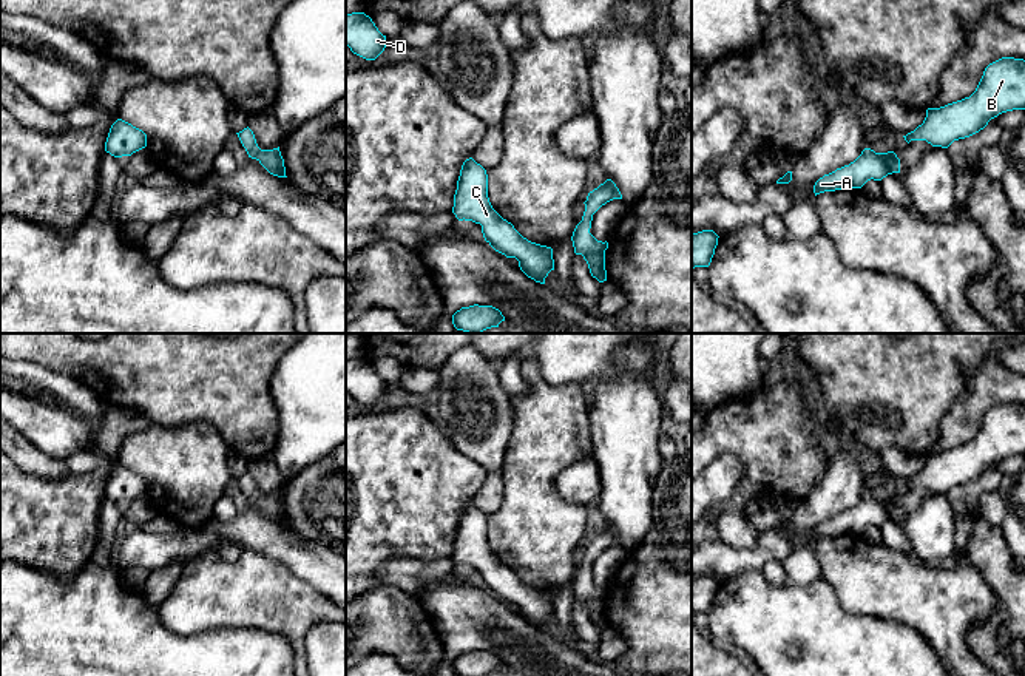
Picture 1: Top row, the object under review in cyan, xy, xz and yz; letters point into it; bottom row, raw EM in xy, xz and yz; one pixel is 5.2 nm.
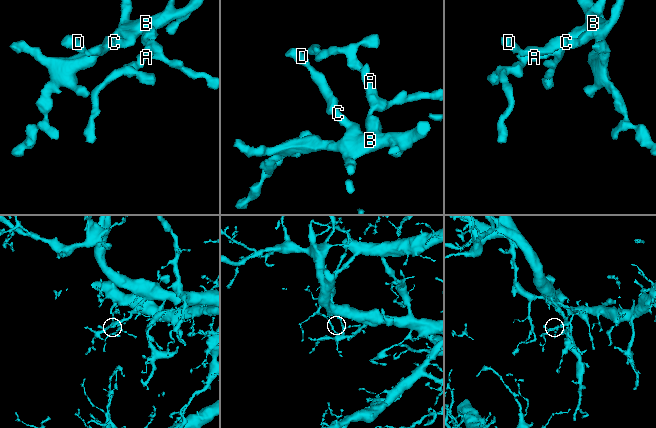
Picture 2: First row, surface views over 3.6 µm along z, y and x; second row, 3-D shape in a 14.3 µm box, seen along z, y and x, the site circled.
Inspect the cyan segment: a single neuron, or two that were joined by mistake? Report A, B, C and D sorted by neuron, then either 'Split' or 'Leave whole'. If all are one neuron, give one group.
Groups: A / B C D. Split

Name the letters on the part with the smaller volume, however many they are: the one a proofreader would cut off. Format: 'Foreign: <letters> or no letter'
Foreign: A

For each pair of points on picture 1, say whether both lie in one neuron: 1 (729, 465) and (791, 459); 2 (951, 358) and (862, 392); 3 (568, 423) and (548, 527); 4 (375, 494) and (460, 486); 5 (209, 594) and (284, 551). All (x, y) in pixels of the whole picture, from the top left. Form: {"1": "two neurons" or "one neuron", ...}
{"1": "two neurons", "2": "one neuron", "3": "one neuron", "4": "one neuron", "5": "two neurons"}

